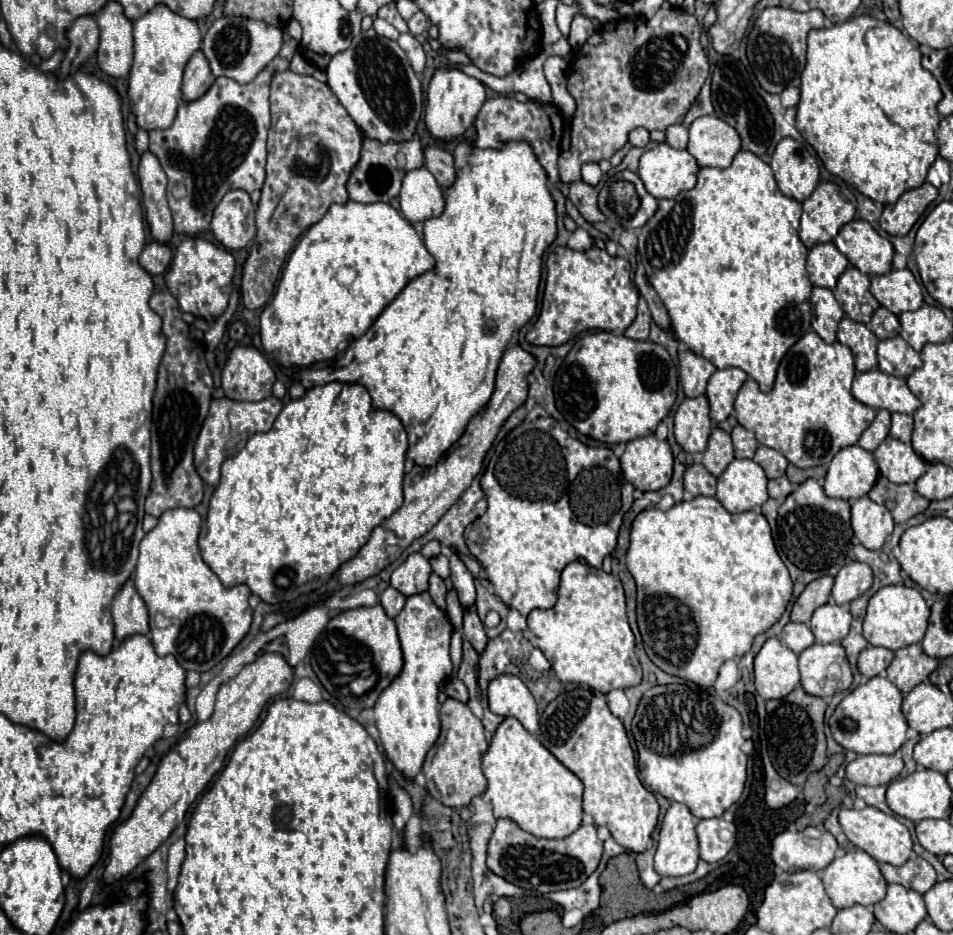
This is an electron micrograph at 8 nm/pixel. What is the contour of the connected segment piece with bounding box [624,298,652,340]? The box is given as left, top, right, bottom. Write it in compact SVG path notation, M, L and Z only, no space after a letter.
M640 298L640 302L638 302L638 316L636 316L632 326L624 334L628 338L632 338L632 340L648 340L650 322L652 322L652 318L650 318L650 310L646 306L646 300Z

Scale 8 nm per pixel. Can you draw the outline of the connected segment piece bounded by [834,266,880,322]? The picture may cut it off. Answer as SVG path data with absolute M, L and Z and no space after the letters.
M848 266L846 272L838 278L838 286L834 290L836 300L844 308L846 316L856 322L866 322L868 318L862 314L862 306L868 304L872 310L878 310L878 300L870 294L870 278L862 274L858 268Z

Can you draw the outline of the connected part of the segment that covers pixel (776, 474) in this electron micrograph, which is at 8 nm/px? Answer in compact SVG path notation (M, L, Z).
M760 446L756 450L754 462L764 468L768 478L780 478L780 476L784 476L786 474L786 466L788 466L788 460L780 452L776 452L776 450L768 448L768 446Z

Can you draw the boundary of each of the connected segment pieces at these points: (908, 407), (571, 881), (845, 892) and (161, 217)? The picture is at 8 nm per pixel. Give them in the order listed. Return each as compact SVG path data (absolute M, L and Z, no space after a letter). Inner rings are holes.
M880 370L858 372L854 376L852 394L856 400L874 410L886 408L890 412L914 414L920 406L920 400L910 392L906 378L890 376Z
M508 818L496 820L494 834L488 844L488 858L486 866L502 876L504 880L526 888L536 890L540 894L578 888L600 864L604 842L596 836L596 826L580 826L574 834L562 840L548 840L538 838L526 830L522 830L516 822Z
M862 850L846 852L844 856L834 858L834 860L824 868L822 882L824 882L824 888L826 888L830 900L832 900L832 904L834 904L836 908L850 908L850 906L854 906L854 904L872 906L872 904L880 902L880 900L886 896L886 888L888 888L888 882L884 880L878 862L876 862L870 854L866 854L866 852L862 852Z
M142 154L138 180L152 238L160 244L166 244L172 238L172 212L166 202L166 176L154 154Z

